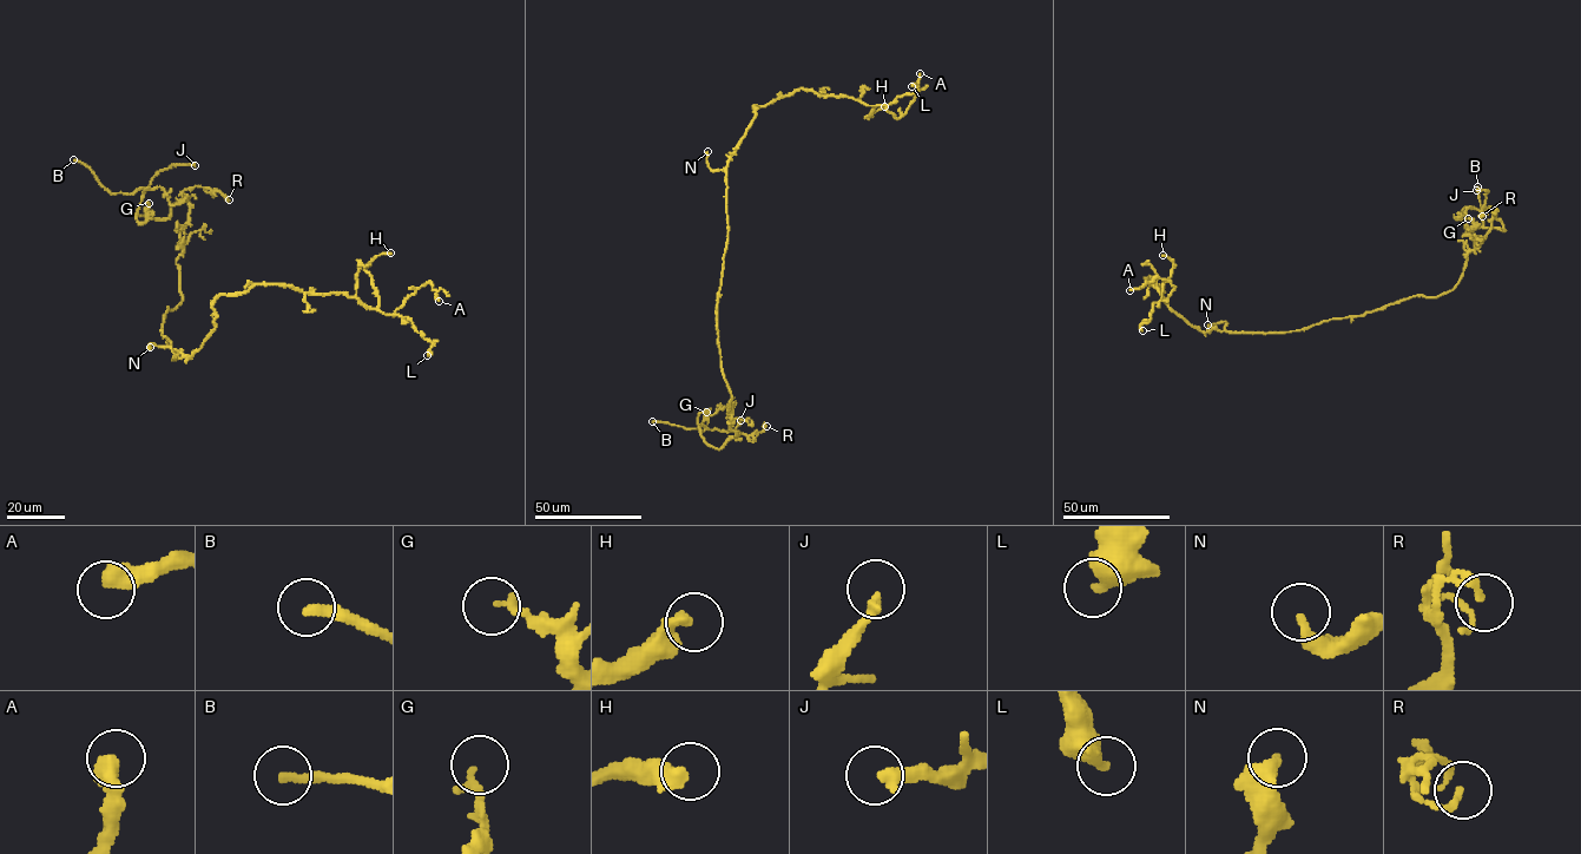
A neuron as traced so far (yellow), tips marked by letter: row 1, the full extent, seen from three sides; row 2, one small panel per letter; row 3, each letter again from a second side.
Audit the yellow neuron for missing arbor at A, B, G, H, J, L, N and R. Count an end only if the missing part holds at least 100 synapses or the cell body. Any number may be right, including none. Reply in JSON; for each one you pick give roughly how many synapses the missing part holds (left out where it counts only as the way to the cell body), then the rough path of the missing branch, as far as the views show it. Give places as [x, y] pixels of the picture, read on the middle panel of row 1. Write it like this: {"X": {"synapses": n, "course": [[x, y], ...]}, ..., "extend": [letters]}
{"extend": ["B"]}

